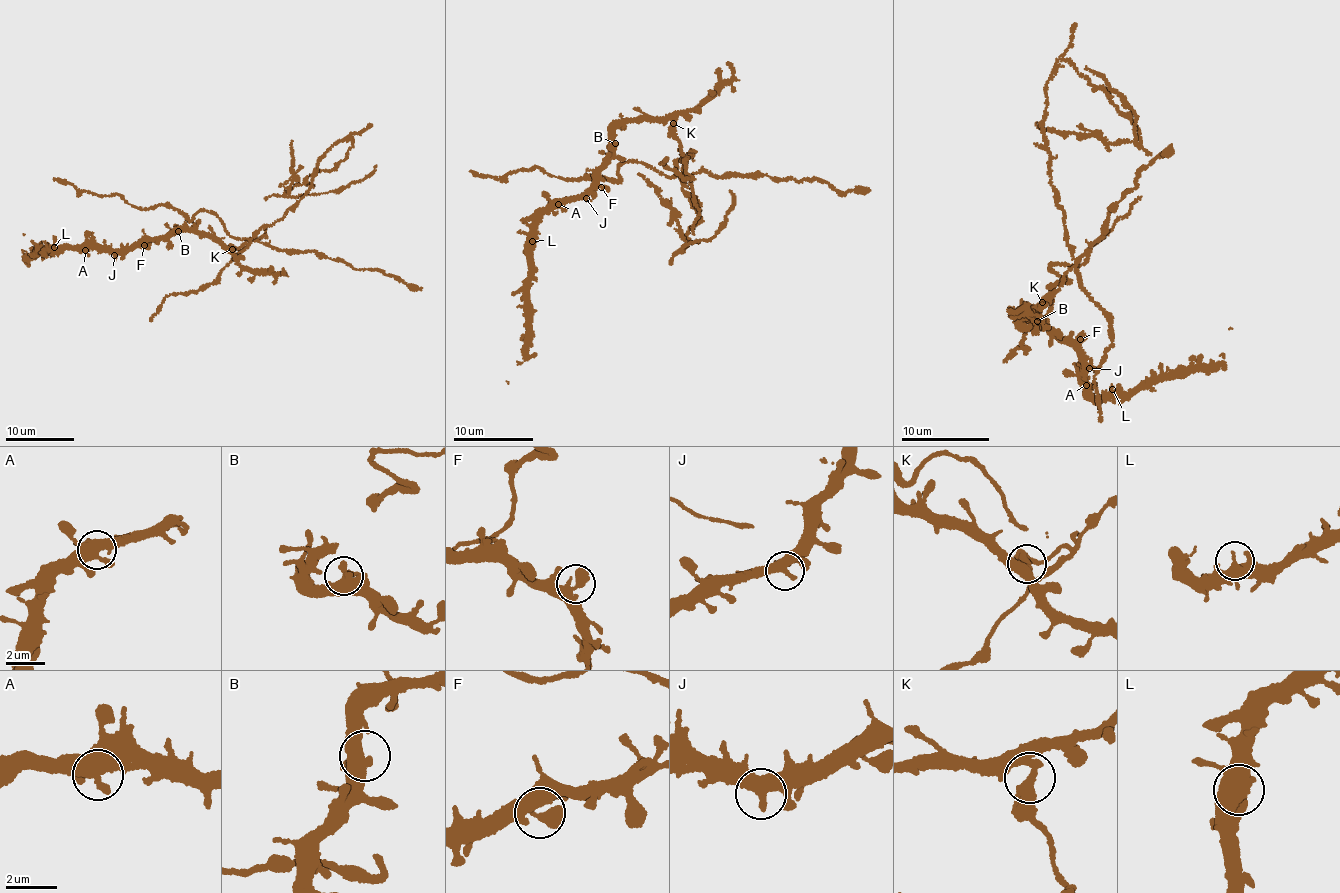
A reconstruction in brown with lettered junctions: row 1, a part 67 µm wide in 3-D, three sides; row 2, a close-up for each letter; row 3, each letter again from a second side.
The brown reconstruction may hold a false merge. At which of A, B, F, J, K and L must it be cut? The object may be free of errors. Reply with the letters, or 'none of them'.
K

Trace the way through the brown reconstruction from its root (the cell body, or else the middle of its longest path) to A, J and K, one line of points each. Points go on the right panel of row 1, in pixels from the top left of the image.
A: (1073, 267), (1064, 275), (1056, 293), (1019, 319), (1022, 324), (1054, 333), (1076, 346), (1086, 385)
J: (1073, 267), (1064, 275), (1056, 293), (1019, 319), (1022, 324), (1054, 333), (1078, 347), (1089, 368)
K: (1073, 267), (1064, 275), (1058, 289), (1042, 301)

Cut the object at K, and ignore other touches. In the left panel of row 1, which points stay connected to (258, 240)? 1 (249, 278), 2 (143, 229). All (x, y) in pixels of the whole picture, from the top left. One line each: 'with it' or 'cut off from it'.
1: cut off from it
2: cut off from it

